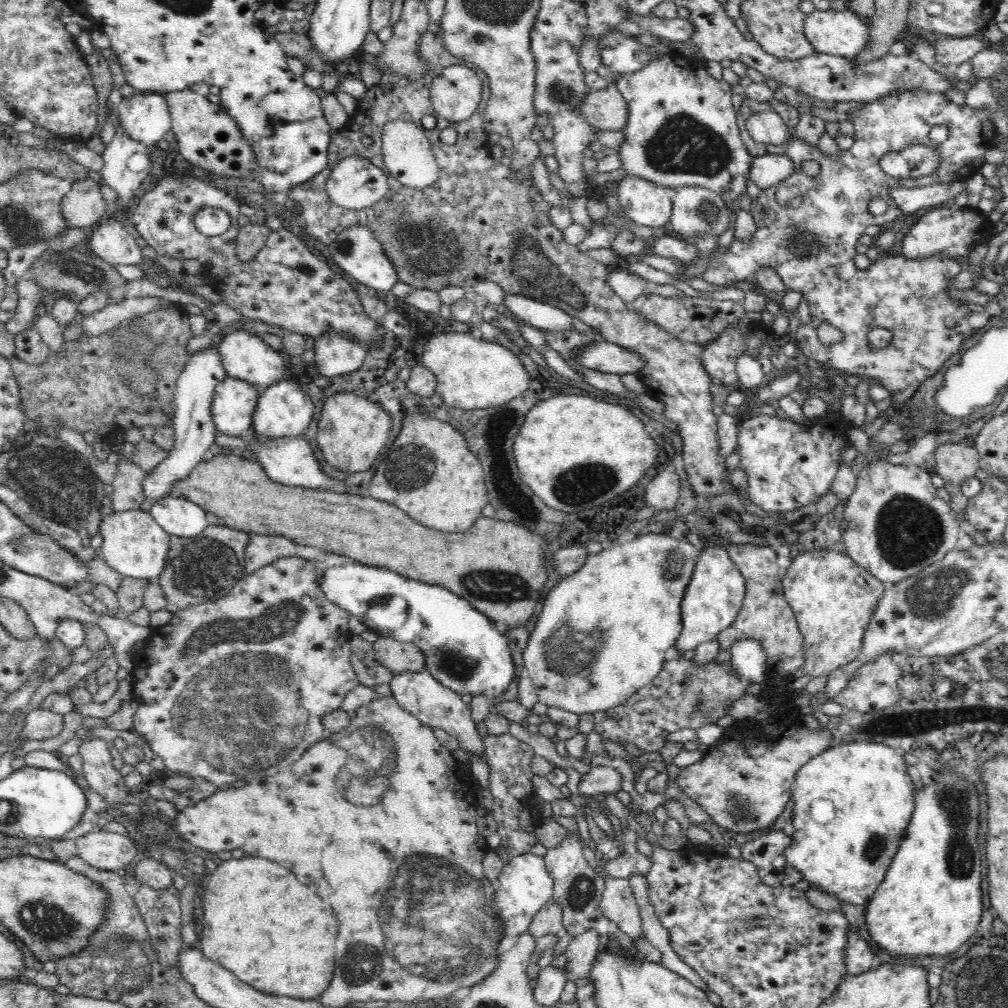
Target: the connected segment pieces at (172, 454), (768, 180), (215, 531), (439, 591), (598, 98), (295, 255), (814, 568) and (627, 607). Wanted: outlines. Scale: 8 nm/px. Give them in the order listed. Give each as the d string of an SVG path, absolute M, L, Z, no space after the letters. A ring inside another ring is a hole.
M209 346L191 353L184 372L177 380L174 394L174 416L171 419L175 430L175 444L159 465L156 465L149 473L145 473L142 481L142 492L148 500L170 496L170 490L174 488L174 484L184 480L202 462L206 450L214 444L217 430L211 417L211 402L216 386L226 378L217 348Z
M761 152L752 159L749 177L761 190L776 186L793 173L792 160L785 154L767 154Z
M222 523L208 525L204 532L190 538L170 535L166 567L159 576L159 583L167 598L166 609L174 614L190 605L224 598L244 576L245 550L249 538L248 532Z
M350 562L349 564L342 566L332 566L332 568L328 568L328 570L322 571L322 578L320 578L320 585L322 585L322 590L326 593L326 597L330 599L330 601L334 602L335 605L342 607L342 609L346 610L348 614L352 614L352 616L357 616L358 619L362 620L363 623L367 626L368 630L372 630L376 632L376 626L380 626L380 622L376 624L376 620L368 620L368 610L370 608L378 608L380 610L380 614L382 614L382 610L386 608L386 612L388 612L388 606L390 606L390 602L392 602L392 598L394 596L400 596L404 602L406 602L406 614L408 614L408 618L406 618L406 622L402 624L404 626L404 640L412 640L412 644L415 644L425 655L425 668L429 671L429 673L438 681L442 686L458 693L460 696L462 694L471 694L472 696L486 696L489 700L492 698L496 698L496 696L500 696L500 694L504 694L506 690L508 690L508 686L512 683L512 680L516 680L514 676L515 668L514 661L512 660L512 655L507 643L506 638L494 628L494 624L492 624L492 620L490 618L486 618L484 614L478 612L470 602L466 602L466 598L460 598L457 594L450 592L447 588L438 585L426 584L423 582L418 582L412 579L404 578L400 576L398 573L394 571L383 569L382 567L368 566L357 562Z
M612 84L605 89L588 91L577 106L577 112L595 128L621 131L625 127L629 110L626 99Z
M167 176L160 178L151 190L142 196L138 205L132 208L132 220L141 238L161 256L168 255L175 259L196 259L202 263L203 274L207 278L207 284L222 295L222 303L234 308L240 314L252 320L261 320L266 324L278 326L284 332L306 334L318 338L324 333L342 332L346 333L356 341L364 344L366 348L379 347L383 338L383 330L380 320L374 321L364 311L362 303L352 286L337 273L334 273L327 262L318 260L306 244L287 228L274 229L267 237L267 242L261 248L254 260L241 262L236 251L236 240L240 232L238 214L236 214L236 200L212 182L194 178L194 176ZM204 208L221 208L230 215L230 228L220 236L205 236L195 226L195 216L199 210Z
M810 550L792 560L783 579L783 593L793 608L797 625L803 636L805 661L801 668L810 676L824 676L833 670L851 663L857 656L866 630L883 591L883 582L872 576L865 568L850 558L850 555L832 550Z
M639 534L632 541L616 543L609 549L604 549L602 552L588 556L588 561L584 563L580 570L566 576L562 582L558 582L548 592L544 608L540 610L542 614L539 612L538 622L536 622L536 626L534 626L534 630L532 630L523 652L523 664L525 665L526 673L536 687L539 702L548 705L548 707L561 708L561 710L574 712L574 714L578 715L594 714L625 704L630 696L636 694L640 688L646 686L649 682L652 682L666 662L666 659L664 659L666 654L664 652L668 648L675 646L677 638L683 629L682 599L684 598L686 587L692 578L700 553L701 550L694 547L691 543L684 540L676 540L676 538L670 537L669 534Z

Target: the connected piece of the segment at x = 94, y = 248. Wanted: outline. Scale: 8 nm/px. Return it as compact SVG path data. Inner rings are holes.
M114 217L91 231L87 242L89 243L88 248L97 258L112 266L143 264L144 258L136 240L126 232L124 224Z

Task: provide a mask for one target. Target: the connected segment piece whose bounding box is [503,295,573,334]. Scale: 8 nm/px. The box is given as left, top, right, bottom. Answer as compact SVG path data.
M506 295L503 303L517 320L538 328L544 334L573 328L572 317L561 308L550 304L517 295Z

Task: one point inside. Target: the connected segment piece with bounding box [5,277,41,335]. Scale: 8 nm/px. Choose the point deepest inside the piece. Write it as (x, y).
(29, 292)

